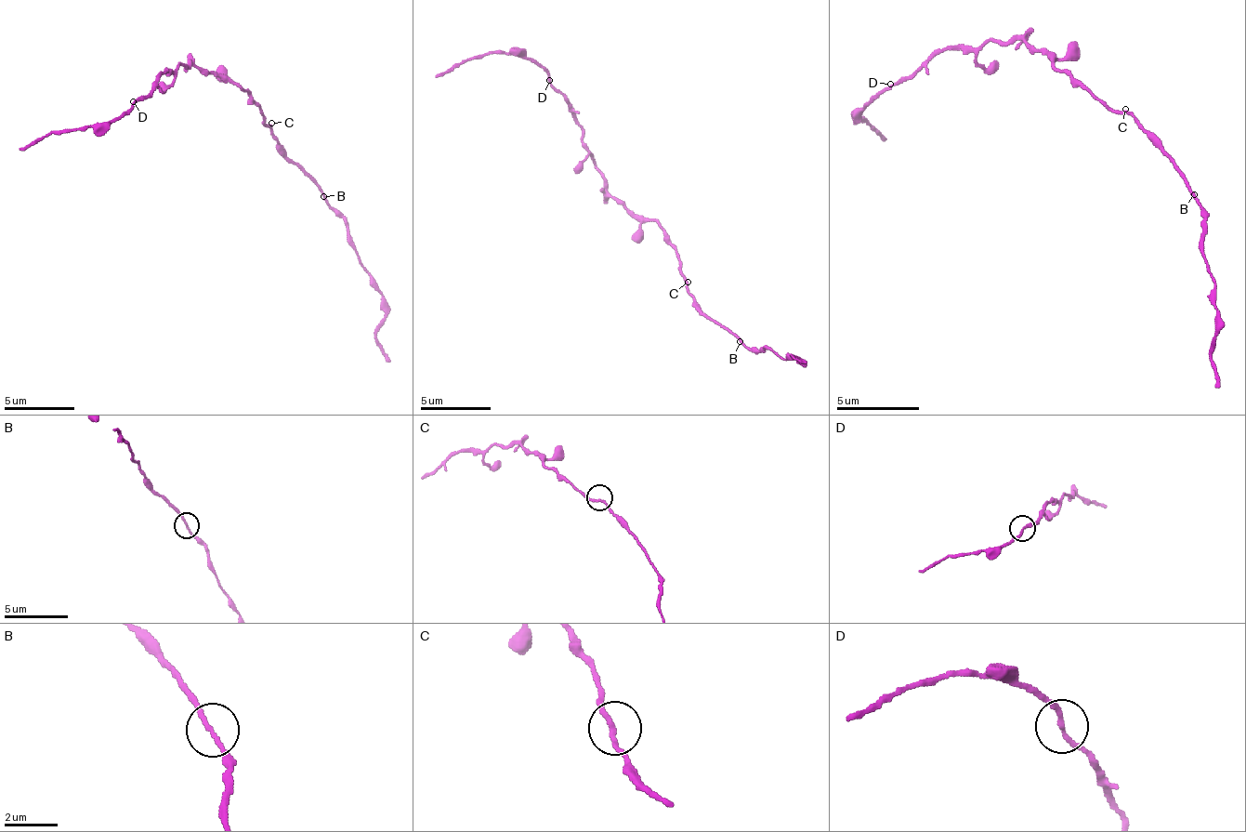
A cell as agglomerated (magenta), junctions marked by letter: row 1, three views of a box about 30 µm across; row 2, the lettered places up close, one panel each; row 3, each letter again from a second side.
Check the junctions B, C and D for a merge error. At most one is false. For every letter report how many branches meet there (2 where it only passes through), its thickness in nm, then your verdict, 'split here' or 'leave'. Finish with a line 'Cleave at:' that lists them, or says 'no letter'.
B: branches 2; calibre 150 nm; leave
C: branches 2; calibre 180 nm; leave
D: branches 2; calibre 170 nm; leave
Cleave at: no letter

